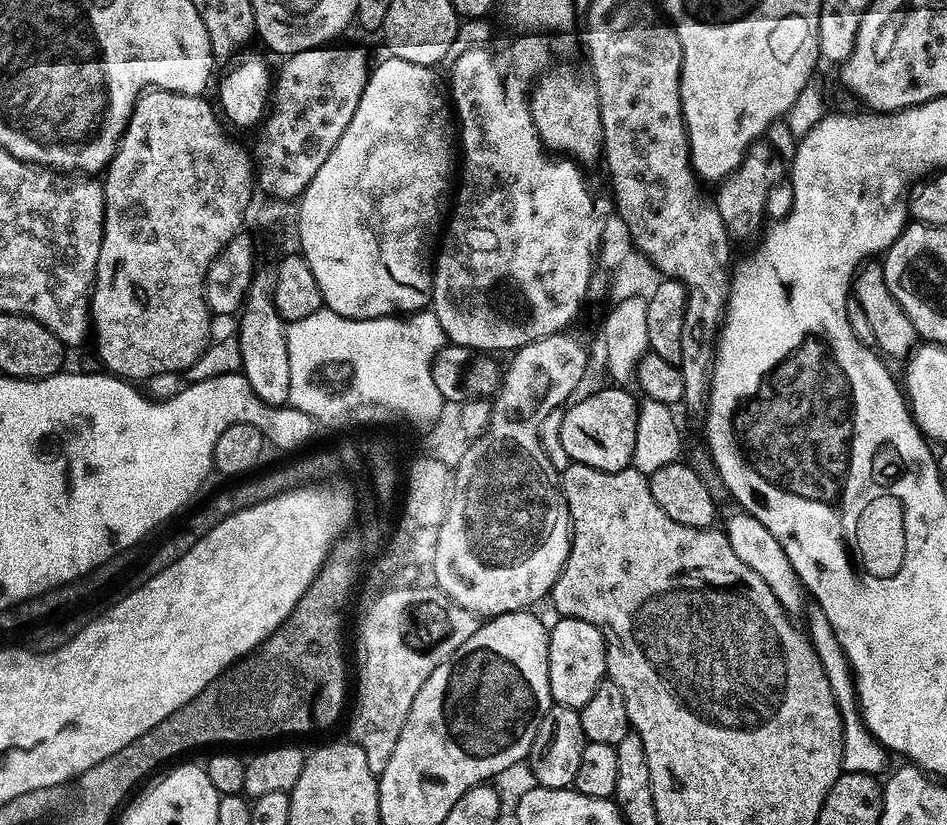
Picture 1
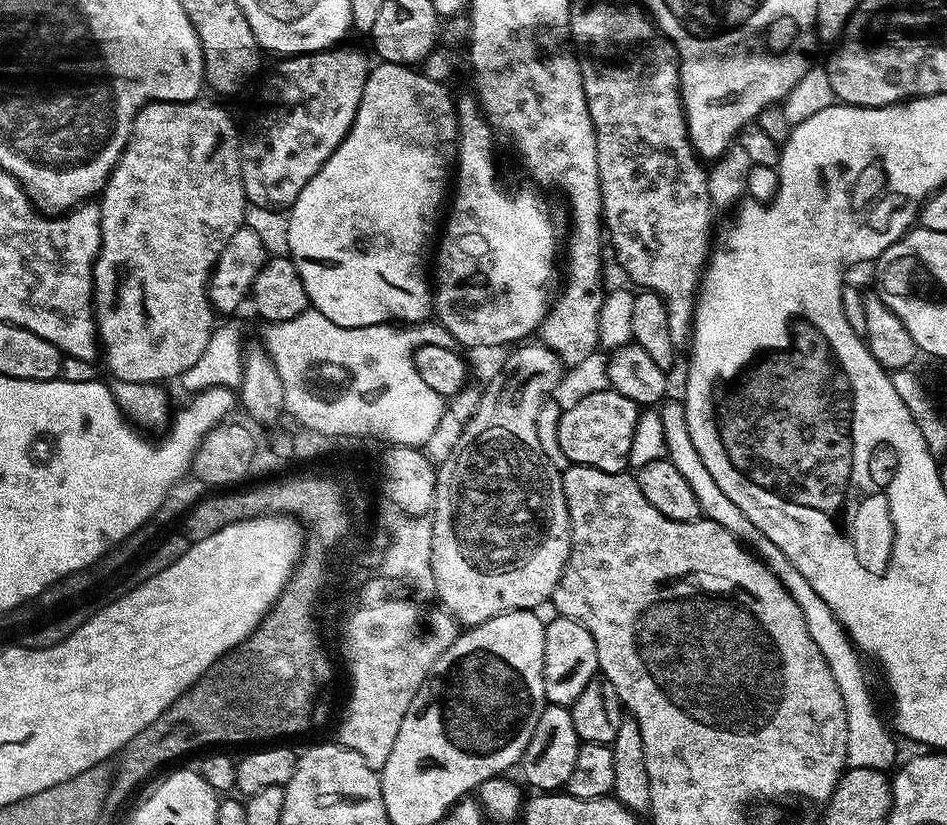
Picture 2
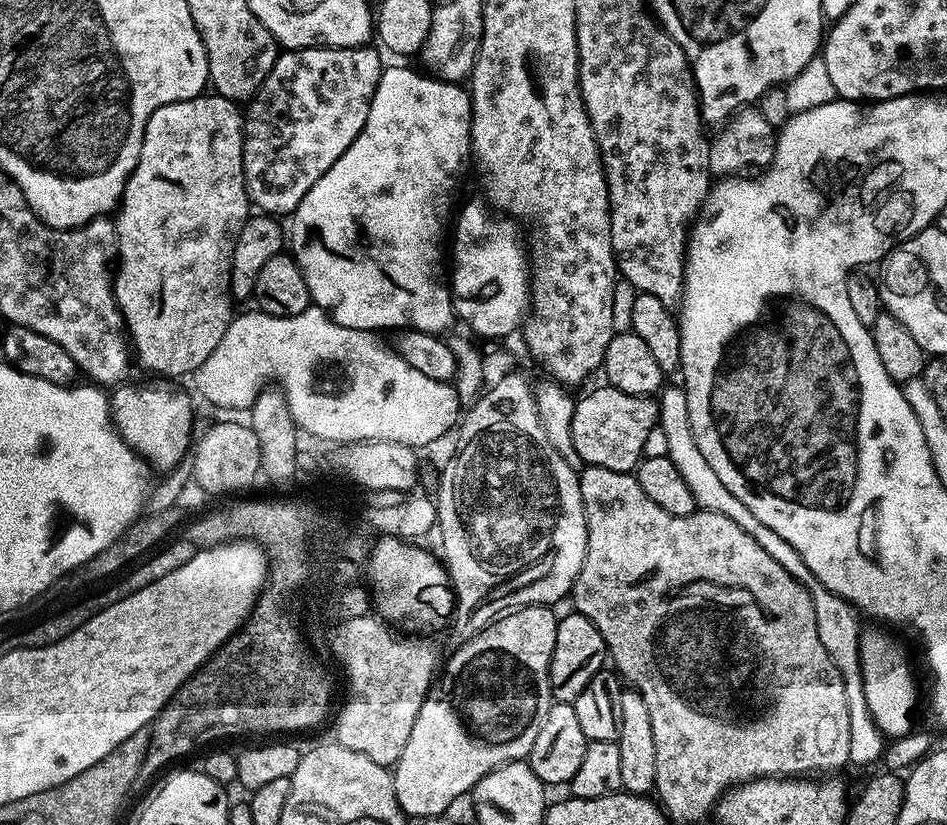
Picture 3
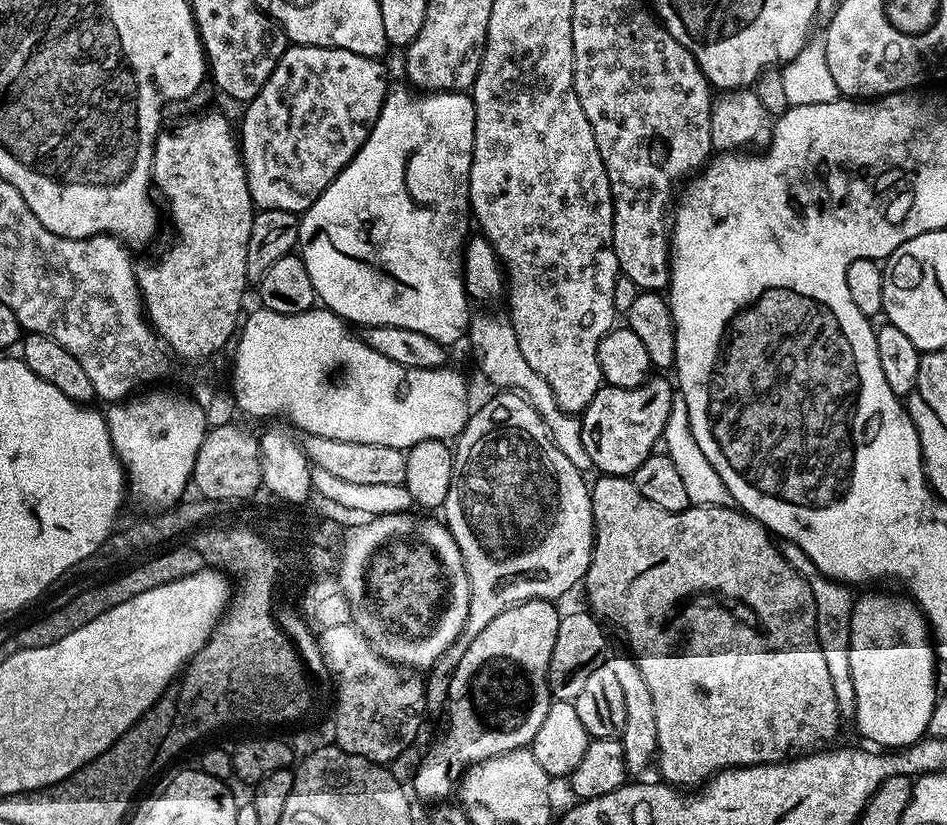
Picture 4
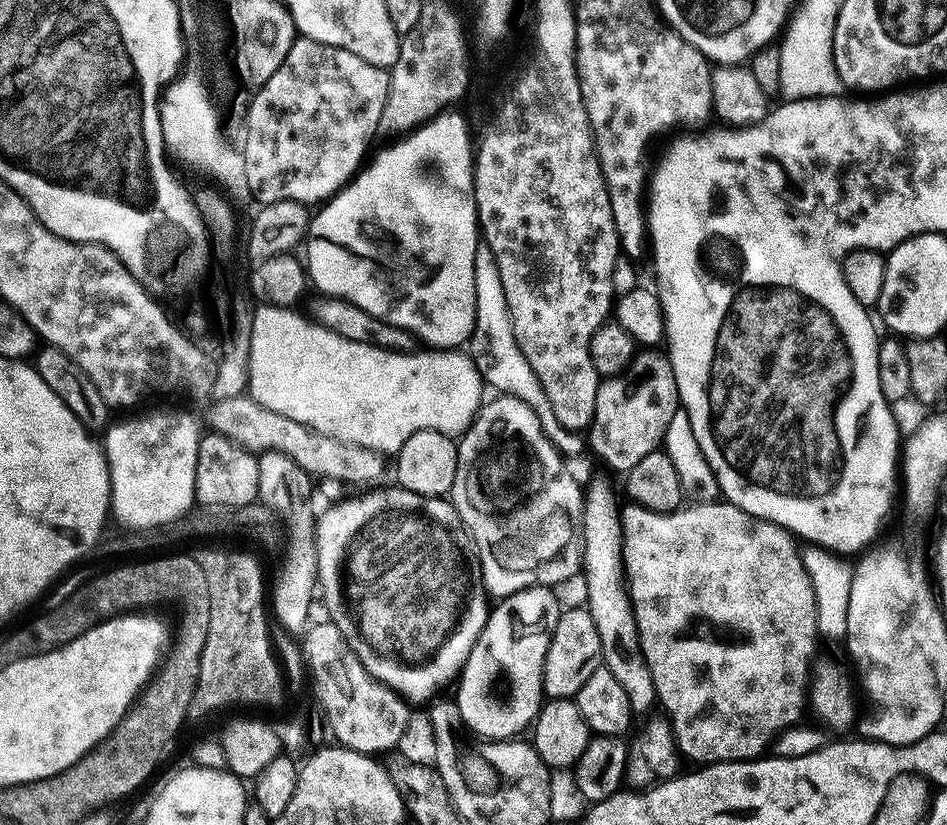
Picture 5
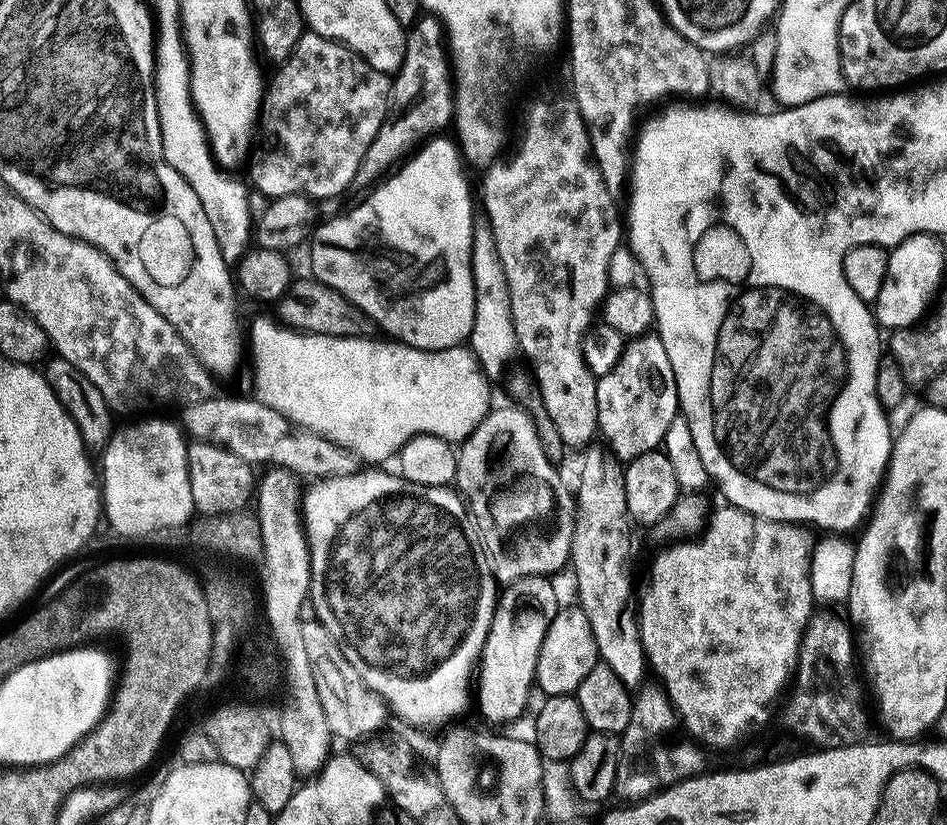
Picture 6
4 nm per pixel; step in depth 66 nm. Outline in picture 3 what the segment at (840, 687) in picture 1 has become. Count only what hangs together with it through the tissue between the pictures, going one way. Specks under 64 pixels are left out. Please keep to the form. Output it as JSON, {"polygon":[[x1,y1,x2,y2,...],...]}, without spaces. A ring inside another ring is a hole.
{"polygon":[[665,387,659,393,658,403,660,406,658,426,666,434,667,456,672,459,674,466,678,466,678,474,686,478,686,486,690,486,690,494,694,494,697,505,705,512,726,514,726,518,738,522,738,526,742,526,742,530,746,530,746,534,750,534,750,538,754,538,754,542,758,542,758,546,762,546,762,550,766,550,766,554,770,554,770,558,774,558,774,562,778,562,778,566,782,566,782,570,789,572,810,594,814,602,814,618,818,622,818,638,822,638,822,646,826,646,826,654,830,654,836,671,846,686,846,707,850,709,850,761,853,765,872,764,875,760,877,763,883,757,886,737,878,730,874,718,870,718,870,710,866,706,866,694,860,673,862,625,856,621,857,611,841,596,826,590,826,586,822,586,822,582,818,582,818,578,810,574,810,566,802,562,802,554,798,554,798,550,794,550,794,546,790,546,786,538,778,538,778,534,774,534,770,526,762,526,758,518,754,518,754,514,750,514,750,510,746,510,746,506,742,506,742,502,738,502,738,498,734,498,734,494,730,494,730,490,722,486,722,481,718,479,718,474,714,474,710,462,702,458,702,450,698,450,698,442,694,442,694,434,690,426,690,406,686,406,683,387]]}

